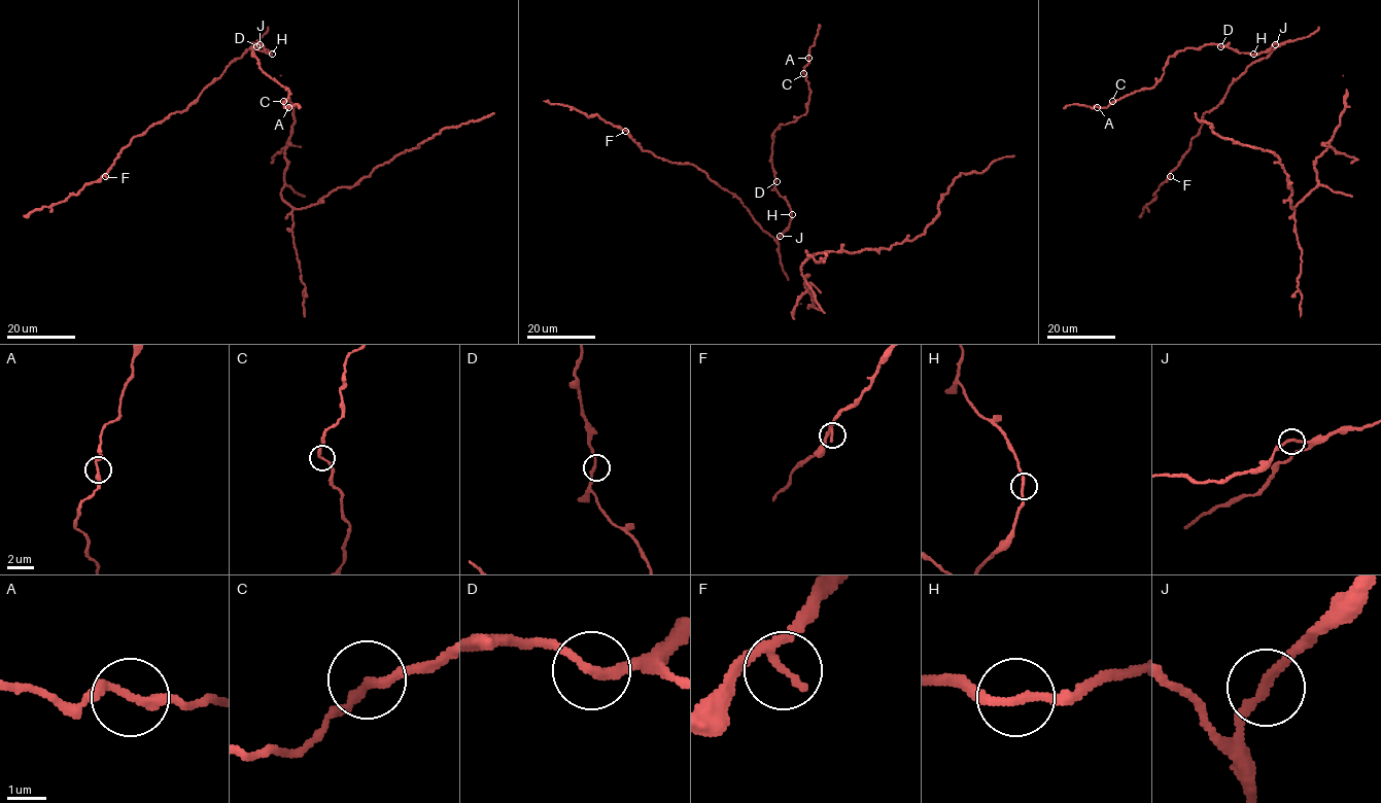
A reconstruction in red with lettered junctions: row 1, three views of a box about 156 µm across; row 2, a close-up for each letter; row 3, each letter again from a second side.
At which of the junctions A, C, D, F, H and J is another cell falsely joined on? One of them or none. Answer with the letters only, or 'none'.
F

